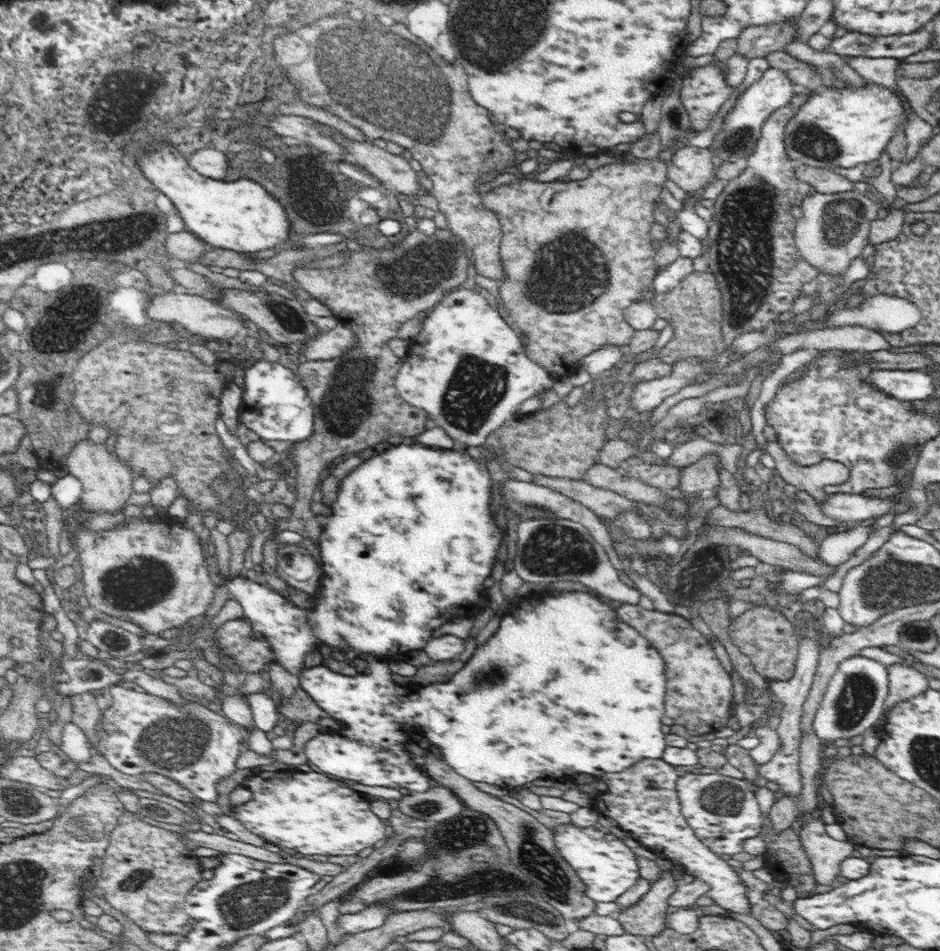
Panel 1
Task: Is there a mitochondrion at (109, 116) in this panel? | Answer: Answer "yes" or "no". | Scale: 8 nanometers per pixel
yes

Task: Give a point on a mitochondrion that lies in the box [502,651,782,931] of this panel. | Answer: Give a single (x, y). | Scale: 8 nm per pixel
(532, 855)

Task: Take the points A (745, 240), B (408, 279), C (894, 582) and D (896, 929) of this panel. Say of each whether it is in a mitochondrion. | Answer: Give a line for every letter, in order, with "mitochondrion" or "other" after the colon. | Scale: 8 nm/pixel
A: mitochondrion
B: mitochondrion
C: mitochondrion
D: other

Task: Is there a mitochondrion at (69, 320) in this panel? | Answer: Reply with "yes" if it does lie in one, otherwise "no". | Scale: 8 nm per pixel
yes

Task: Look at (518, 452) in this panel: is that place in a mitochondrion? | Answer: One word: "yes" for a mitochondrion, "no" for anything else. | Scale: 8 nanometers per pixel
no

